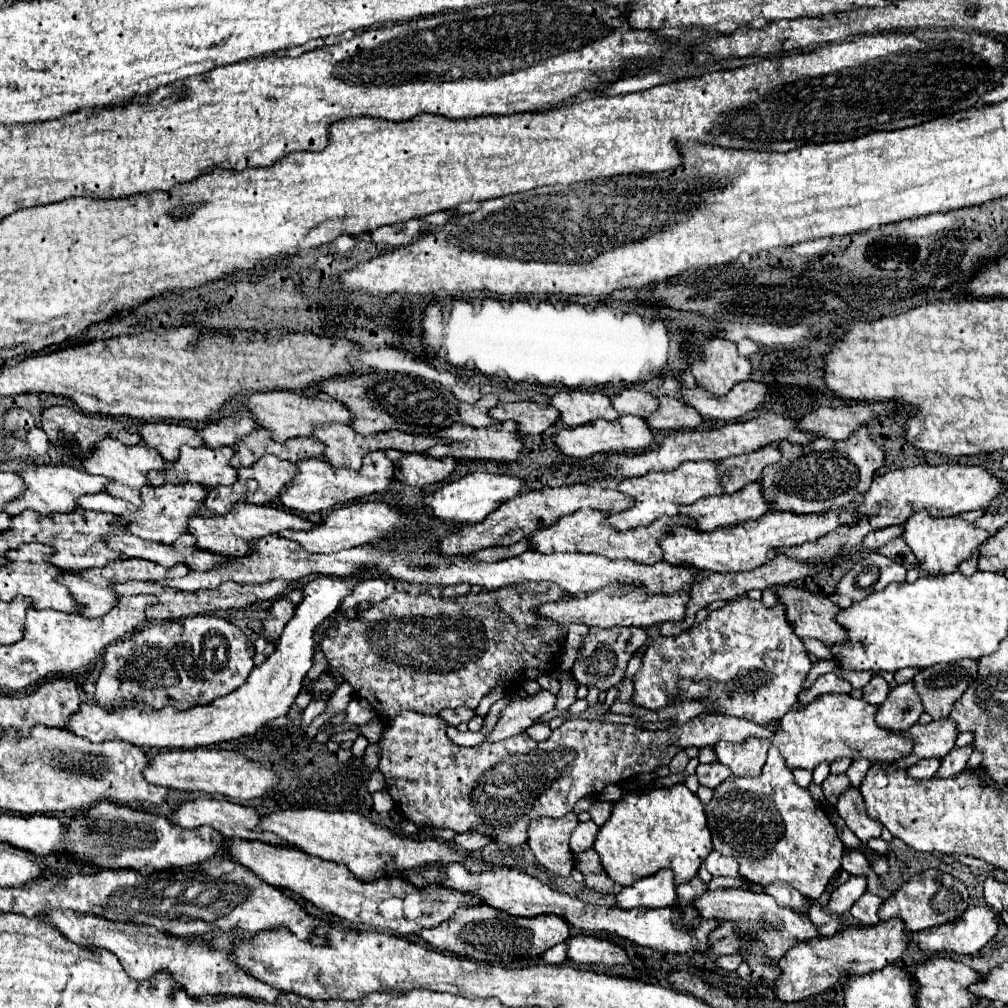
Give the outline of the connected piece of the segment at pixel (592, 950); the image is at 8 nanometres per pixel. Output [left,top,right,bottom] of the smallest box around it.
[568,935,628,965]

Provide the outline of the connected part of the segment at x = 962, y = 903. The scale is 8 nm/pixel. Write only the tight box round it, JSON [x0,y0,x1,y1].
[878,869,970,931]

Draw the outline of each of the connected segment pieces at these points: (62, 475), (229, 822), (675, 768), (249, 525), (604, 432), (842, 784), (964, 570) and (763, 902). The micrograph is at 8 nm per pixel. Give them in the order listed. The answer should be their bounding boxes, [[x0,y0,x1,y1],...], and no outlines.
[[4,465,110,515],[170,797,268,839],[670,751,690,773],[188,503,316,557],[552,415,654,459],[822,773,850,805],[958,553,978,577],[696,889,818,985]]

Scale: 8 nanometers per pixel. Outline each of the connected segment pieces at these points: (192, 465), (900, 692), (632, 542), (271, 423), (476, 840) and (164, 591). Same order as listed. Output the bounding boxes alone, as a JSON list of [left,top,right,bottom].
[[148,447,236,487],[876,681,924,731],[528,509,692,565],[244,391,354,443],[454,831,492,851],[116,579,288,619]]

